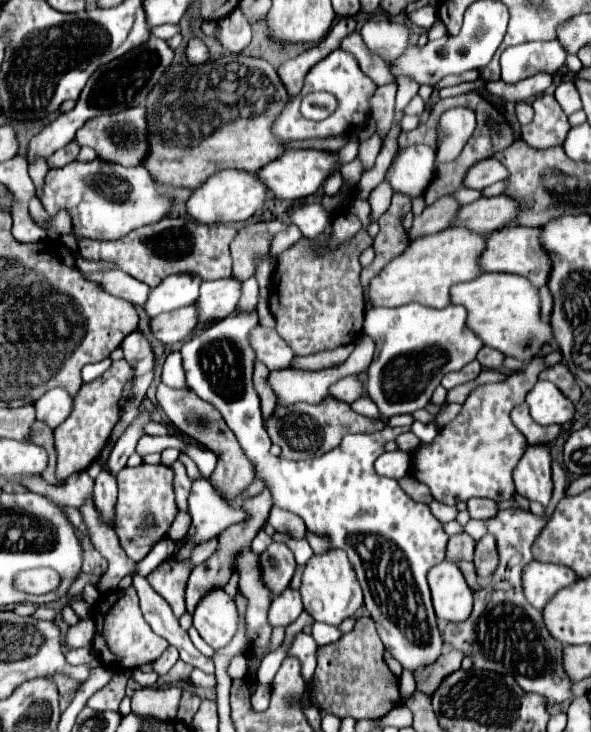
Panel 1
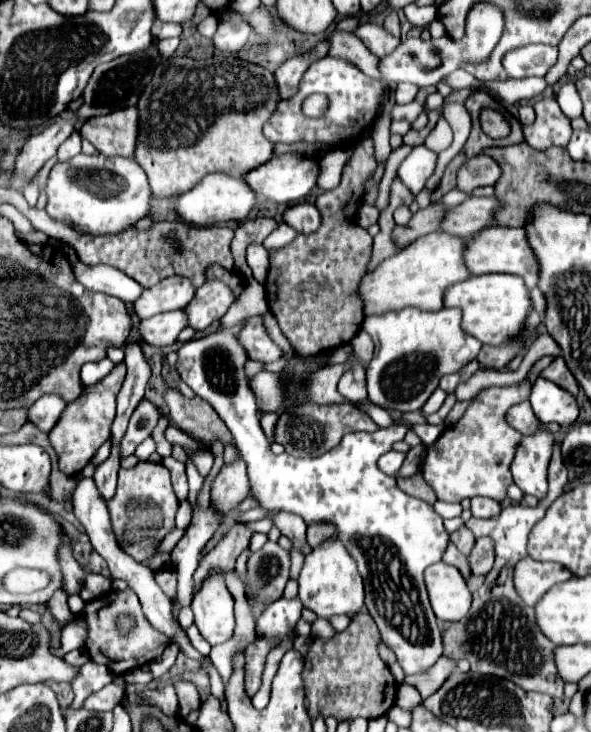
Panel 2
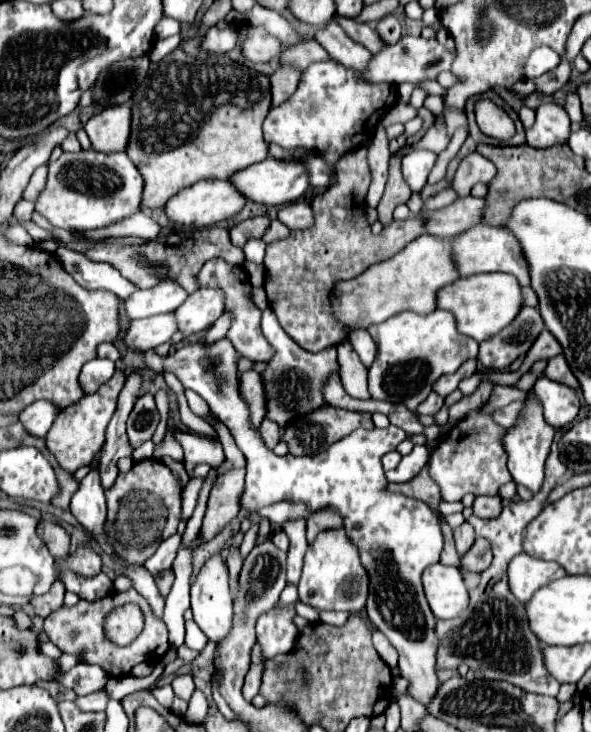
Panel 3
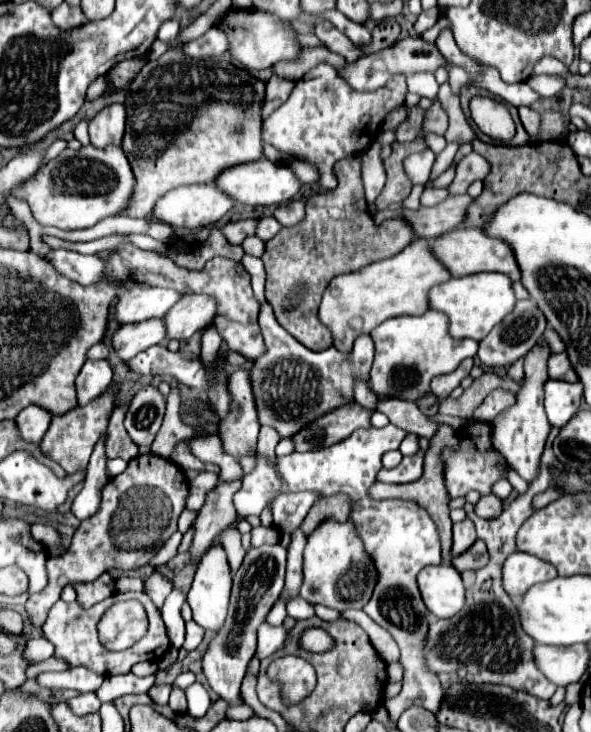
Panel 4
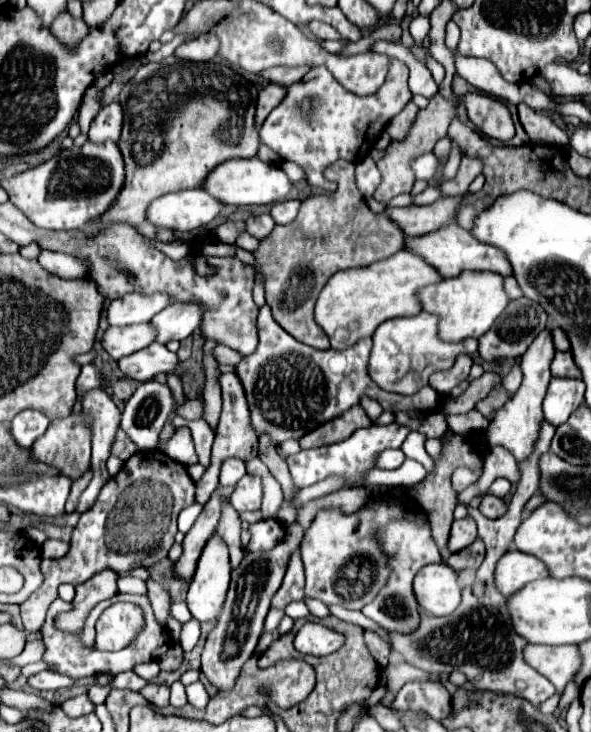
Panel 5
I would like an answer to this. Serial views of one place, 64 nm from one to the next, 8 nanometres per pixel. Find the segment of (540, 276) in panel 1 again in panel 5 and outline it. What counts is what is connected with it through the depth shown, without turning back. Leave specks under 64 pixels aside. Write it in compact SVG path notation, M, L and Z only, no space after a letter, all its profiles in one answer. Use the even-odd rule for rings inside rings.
M458 224L440 228L440 232L430 232L428 236L406 238L406 250L420 254L424 260L428 260L428 264L436 266L438 272L446 278L458 276L464 270L488 270L488 272L498 272L502 276L512 276L512 266L500 248L476 240L472 232L460 228Z

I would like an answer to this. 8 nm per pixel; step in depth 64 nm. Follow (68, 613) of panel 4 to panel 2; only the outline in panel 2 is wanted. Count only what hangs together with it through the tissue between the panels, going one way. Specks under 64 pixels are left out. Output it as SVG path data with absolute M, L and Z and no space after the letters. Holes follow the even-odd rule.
M130 588L122 591L110 590L108 594L98 596L96 600L88 602L84 612L78 614L78 618L86 620L86 624L88 624L88 642L86 642L88 656L98 664L108 666L110 672L114 672L114 674L126 674L128 670L132 670L136 666L142 668L142 666L150 664L152 660L156 660L170 641L148 624L148 620L141 610L138 597ZM120 614L130 614L134 618L134 626L126 634L120 632L120 628L116 626Z

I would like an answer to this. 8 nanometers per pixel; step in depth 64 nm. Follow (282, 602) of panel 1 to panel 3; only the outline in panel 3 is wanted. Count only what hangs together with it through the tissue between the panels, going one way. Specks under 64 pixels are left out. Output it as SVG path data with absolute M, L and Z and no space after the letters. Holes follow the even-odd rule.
M294 604L274 606L256 620L256 636L266 658L276 654L288 654L298 640L298 630L294 626Z

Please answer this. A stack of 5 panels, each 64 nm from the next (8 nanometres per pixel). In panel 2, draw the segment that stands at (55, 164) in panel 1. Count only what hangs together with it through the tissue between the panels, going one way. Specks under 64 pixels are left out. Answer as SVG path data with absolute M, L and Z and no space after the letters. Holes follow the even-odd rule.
M74 132L60 148L58 148L58 160L60 162L66 162L66 160L70 160L72 156L76 156L76 154L80 154L80 134L78 132Z

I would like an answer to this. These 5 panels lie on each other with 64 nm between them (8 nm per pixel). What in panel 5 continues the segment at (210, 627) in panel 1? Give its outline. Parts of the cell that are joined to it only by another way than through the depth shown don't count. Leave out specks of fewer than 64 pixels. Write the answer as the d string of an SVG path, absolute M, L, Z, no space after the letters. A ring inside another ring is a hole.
M214 534L212 540L208 540L208 544L198 560L198 568L194 572L194 578L192 578L190 590L188 590L188 598L186 598L186 604L198 622L216 622L220 618L224 600L226 600L226 592L228 592L228 584L230 584L230 570L232 568L230 568L230 560L228 560L228 548L222 542L222 538L218 534Z

